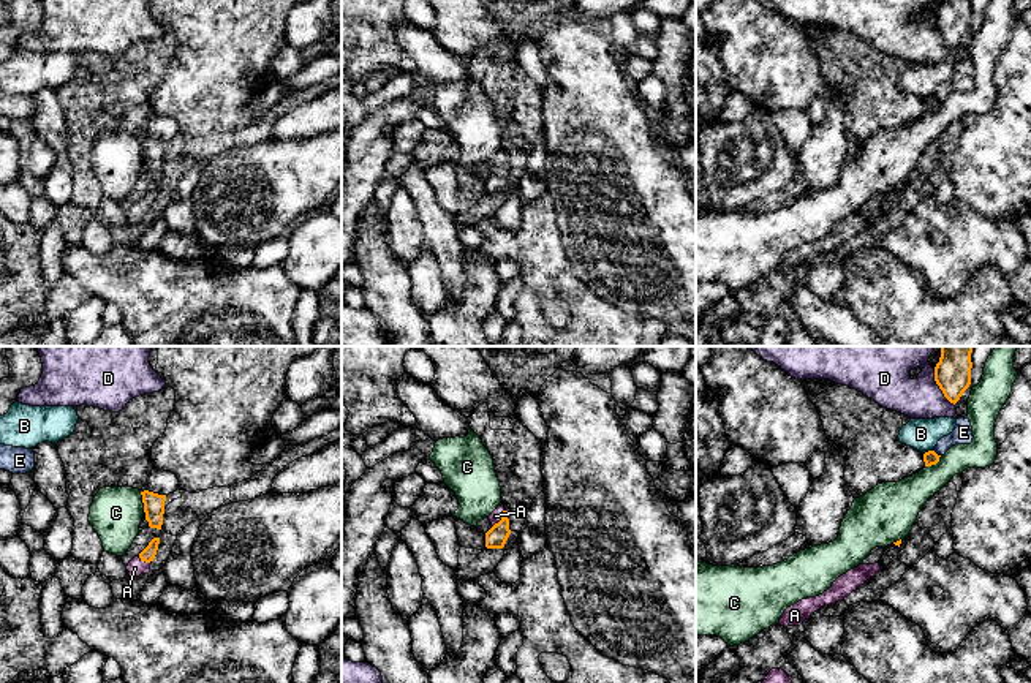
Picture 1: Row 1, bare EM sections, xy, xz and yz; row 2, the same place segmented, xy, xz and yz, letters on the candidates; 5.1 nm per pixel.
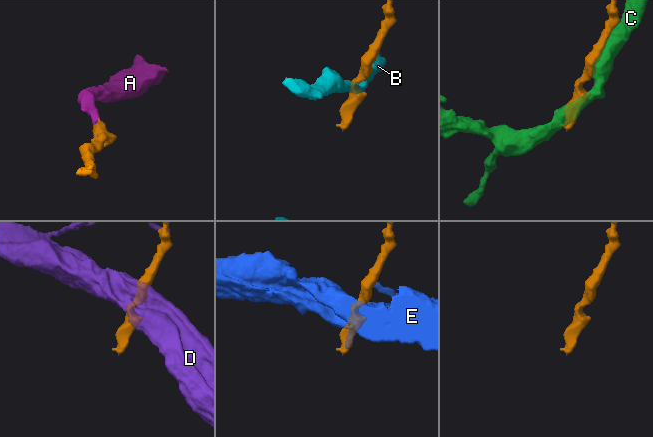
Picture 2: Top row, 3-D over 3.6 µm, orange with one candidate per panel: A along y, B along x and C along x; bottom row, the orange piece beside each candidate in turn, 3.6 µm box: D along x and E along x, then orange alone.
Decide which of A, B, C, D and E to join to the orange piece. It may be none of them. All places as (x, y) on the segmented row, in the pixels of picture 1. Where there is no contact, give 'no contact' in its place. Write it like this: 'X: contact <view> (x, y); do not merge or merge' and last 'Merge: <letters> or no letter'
A: contact xz (502, 519); merge
B: contact yz (929, 451); do not merge
C: contact xy (143, 501); do not merge
D: contact yz (940, 388); do not merge
E: contact yz (935, 452); do not merge
Merge: A

